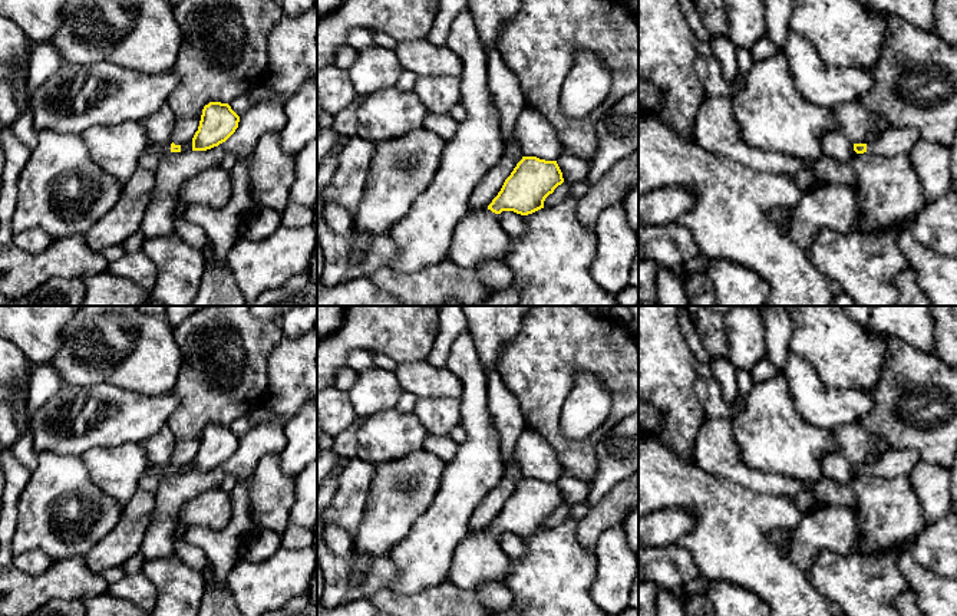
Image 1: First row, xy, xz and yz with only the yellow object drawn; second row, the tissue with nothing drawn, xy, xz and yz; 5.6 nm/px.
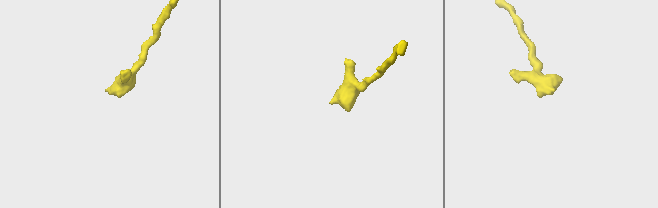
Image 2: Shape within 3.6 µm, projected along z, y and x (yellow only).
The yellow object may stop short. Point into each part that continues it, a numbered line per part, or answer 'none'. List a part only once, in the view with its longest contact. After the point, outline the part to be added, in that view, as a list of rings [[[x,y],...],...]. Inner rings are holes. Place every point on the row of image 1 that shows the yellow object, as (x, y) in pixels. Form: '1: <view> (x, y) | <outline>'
1: xz (478, 237) | [[[491,210],[469,211],[456,225],[449,246],[449,258],[462,267],[473,269],[485,260],[502,261],[511,250],[511,234],[508,234],[498,220],[498,214]]]

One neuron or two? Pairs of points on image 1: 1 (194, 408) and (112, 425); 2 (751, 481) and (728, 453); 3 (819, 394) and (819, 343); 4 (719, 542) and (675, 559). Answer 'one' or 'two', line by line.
1: two
2: one
3: two
4: two

